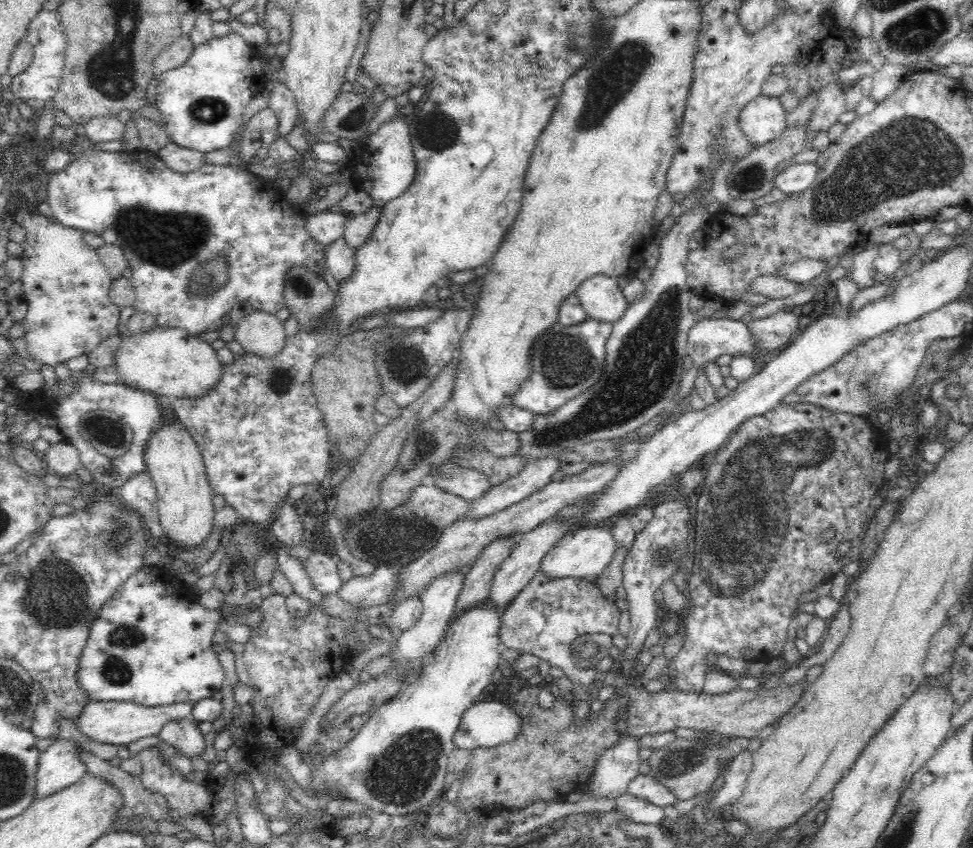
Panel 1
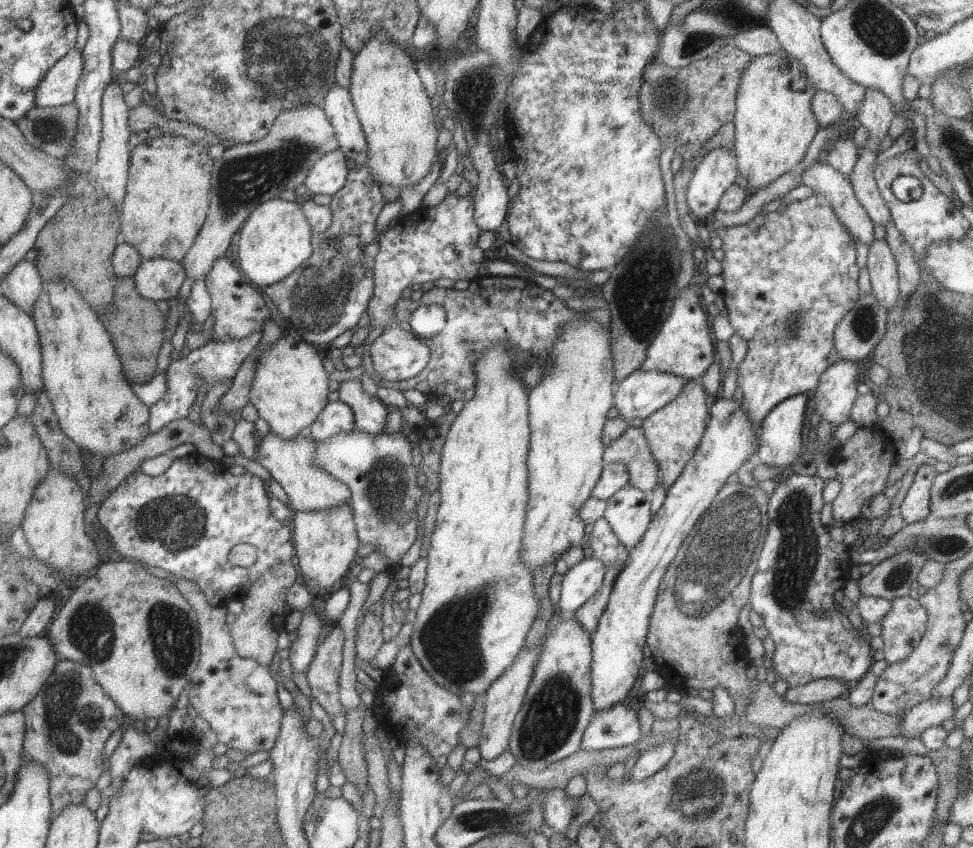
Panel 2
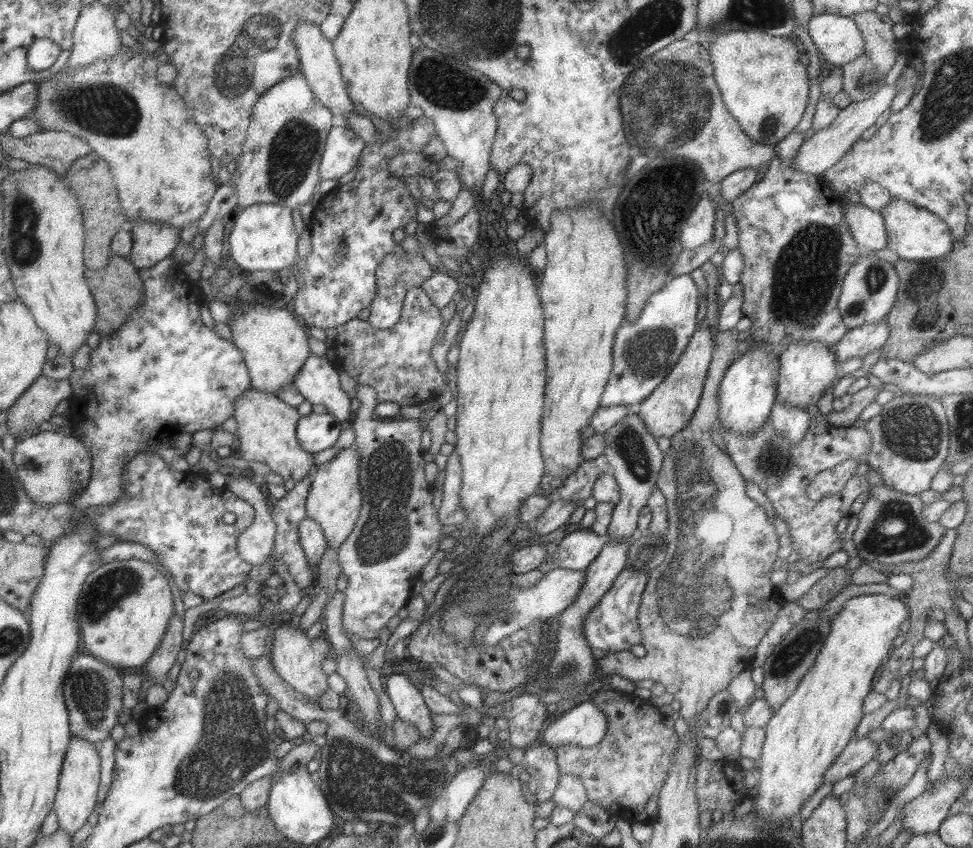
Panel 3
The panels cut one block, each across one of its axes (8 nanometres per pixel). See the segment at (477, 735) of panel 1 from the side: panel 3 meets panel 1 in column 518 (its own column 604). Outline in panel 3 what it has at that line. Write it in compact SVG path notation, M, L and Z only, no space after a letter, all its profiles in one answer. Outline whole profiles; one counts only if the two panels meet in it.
M591 701L573 706L557 719L550 722L543 731L540 741L552 748L559 745L577 745L587 748L603 738L606 720L603 713Z

